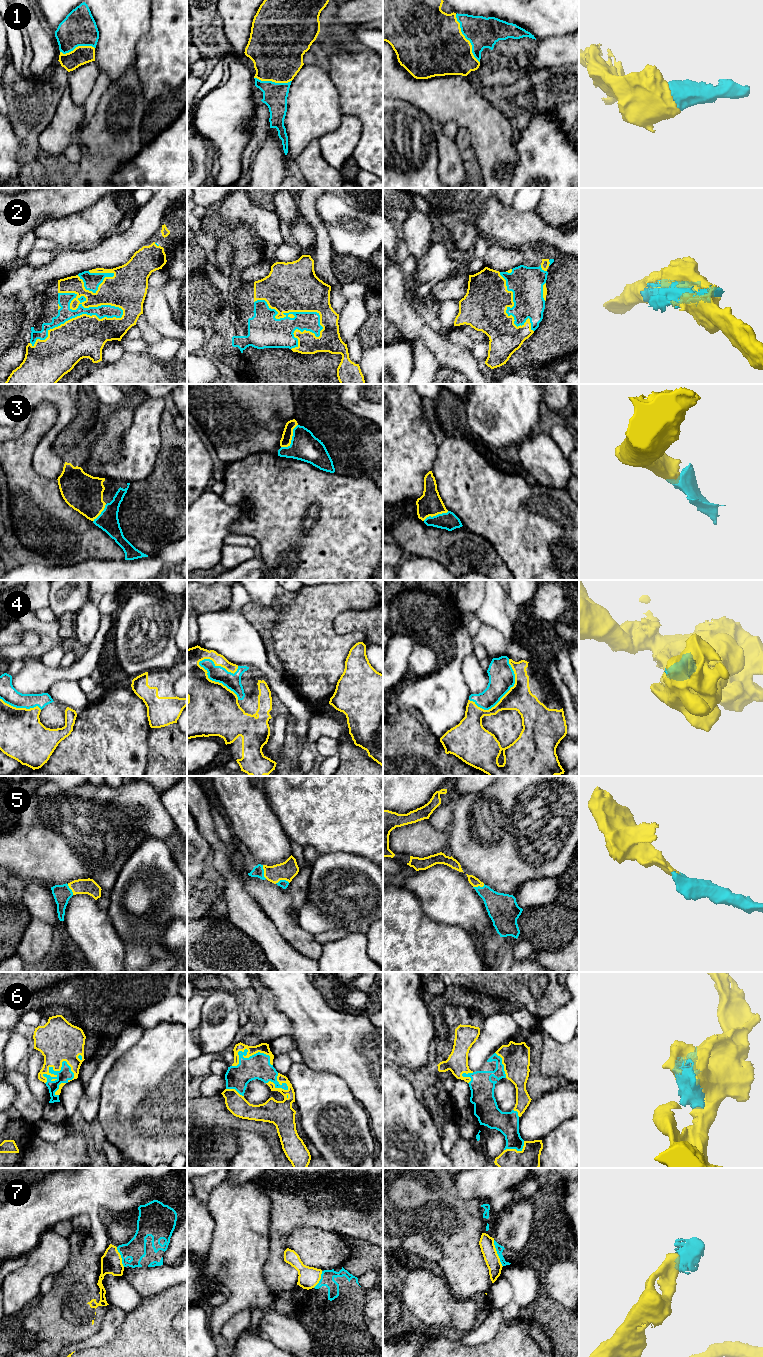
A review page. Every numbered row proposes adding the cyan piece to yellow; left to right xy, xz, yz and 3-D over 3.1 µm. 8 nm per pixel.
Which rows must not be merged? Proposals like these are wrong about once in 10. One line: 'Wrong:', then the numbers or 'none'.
Wrong: 7

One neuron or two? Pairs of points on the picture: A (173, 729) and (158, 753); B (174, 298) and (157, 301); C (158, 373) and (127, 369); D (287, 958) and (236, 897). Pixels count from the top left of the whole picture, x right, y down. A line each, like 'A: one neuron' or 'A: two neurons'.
A: one neuron
B: two neurons
C: one neuron
D: one neuron

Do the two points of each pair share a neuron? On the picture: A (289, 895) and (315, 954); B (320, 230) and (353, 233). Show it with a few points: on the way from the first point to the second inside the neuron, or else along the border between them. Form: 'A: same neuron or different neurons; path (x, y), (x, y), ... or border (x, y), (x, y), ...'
A: same neuron; path (287, 910), (287, 926), (300, 939)
B: different neurons; border (317, 210), (328, 232), (330, 245), (334, 253)

